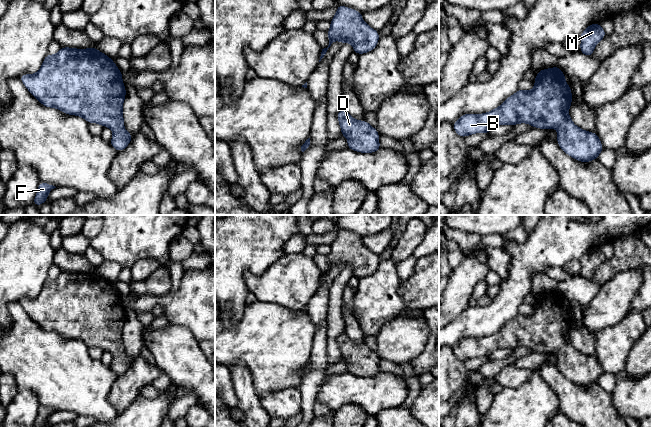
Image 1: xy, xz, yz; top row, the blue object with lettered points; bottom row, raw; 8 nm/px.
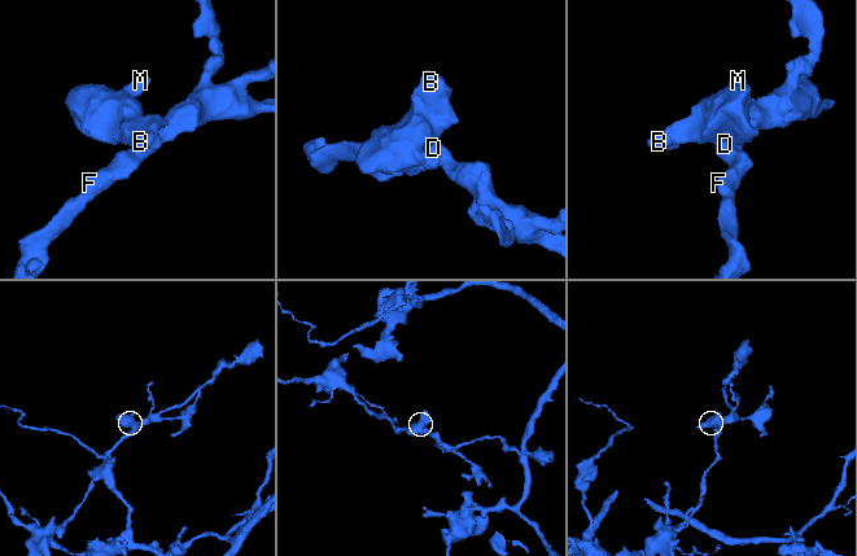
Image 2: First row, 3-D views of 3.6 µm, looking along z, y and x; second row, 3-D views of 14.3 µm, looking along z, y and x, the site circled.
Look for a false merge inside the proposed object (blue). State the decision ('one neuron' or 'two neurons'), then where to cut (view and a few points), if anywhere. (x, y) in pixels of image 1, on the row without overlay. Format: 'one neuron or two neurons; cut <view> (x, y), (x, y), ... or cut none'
one neuron; cut none

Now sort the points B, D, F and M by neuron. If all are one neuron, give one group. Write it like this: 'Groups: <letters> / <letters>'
Groups: B D F M

